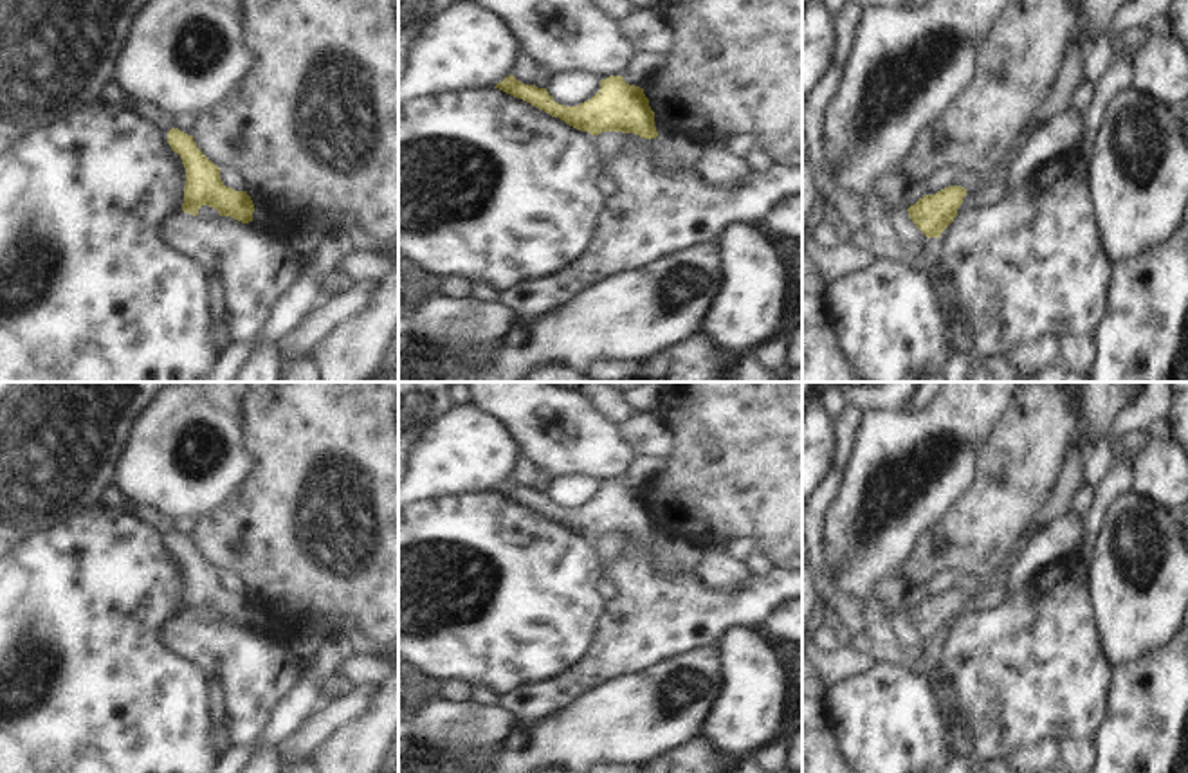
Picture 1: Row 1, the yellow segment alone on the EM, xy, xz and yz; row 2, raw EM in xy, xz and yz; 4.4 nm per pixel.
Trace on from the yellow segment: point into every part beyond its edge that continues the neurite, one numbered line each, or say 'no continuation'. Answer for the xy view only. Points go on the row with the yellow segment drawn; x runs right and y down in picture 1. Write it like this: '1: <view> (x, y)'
no continuation

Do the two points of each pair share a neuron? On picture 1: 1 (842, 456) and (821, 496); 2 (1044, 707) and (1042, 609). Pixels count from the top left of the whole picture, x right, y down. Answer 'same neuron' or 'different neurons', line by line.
1: same neuron
2: same neuron

